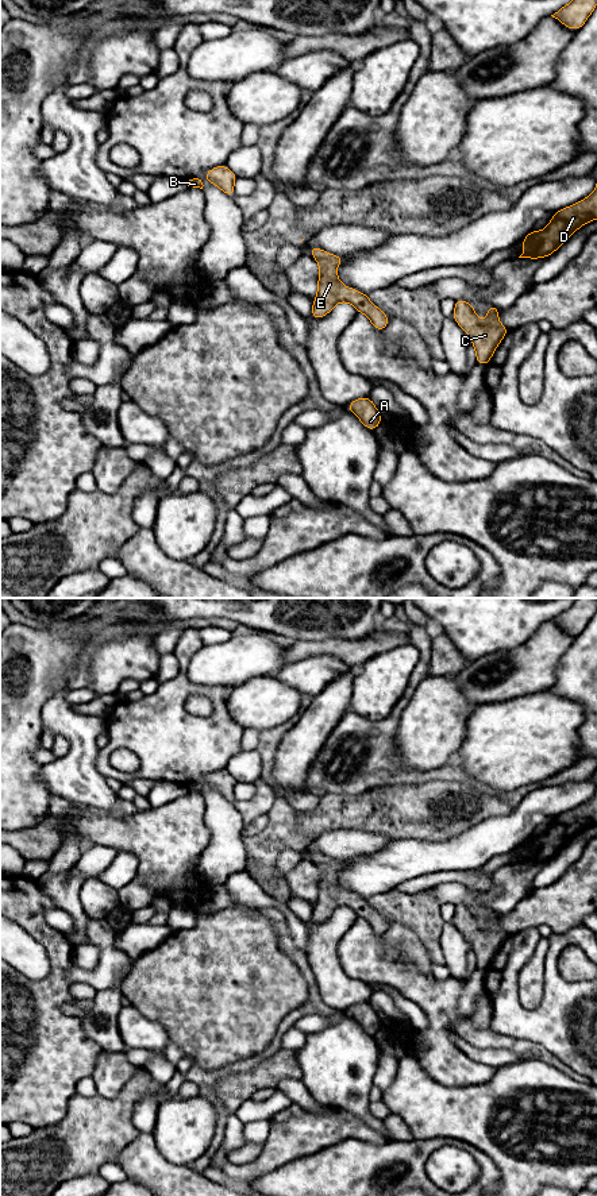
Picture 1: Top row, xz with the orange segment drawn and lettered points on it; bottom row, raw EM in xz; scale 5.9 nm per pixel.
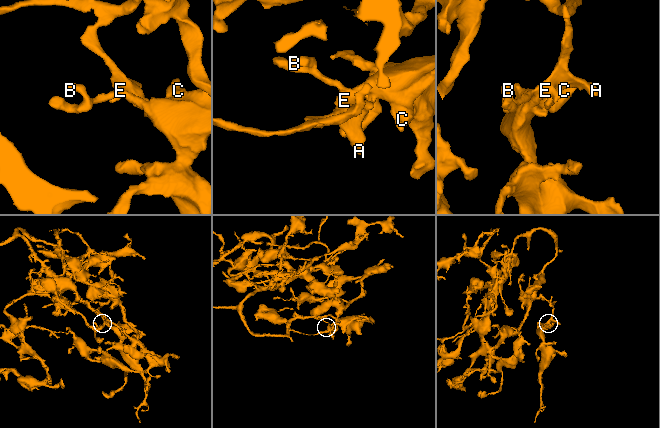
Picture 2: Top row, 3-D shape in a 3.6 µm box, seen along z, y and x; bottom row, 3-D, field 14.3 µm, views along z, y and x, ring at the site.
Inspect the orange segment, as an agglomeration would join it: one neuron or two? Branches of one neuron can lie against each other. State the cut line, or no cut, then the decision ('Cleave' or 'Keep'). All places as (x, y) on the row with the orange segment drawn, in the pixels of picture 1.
No split. Keep

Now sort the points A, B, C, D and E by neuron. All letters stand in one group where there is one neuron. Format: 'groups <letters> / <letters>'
groups A B C D E

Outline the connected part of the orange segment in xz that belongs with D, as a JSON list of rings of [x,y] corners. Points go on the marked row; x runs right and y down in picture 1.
[[[597,184],[586,198],[559,209],[542,231],[531,231],[523,240],[523,254],[519,258],[547,258],[558,250],[577,229],[597,220]]]

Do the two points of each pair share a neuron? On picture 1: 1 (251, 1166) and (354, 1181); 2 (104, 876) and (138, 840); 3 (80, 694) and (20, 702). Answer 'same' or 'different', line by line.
1: different
2: different
3: different

